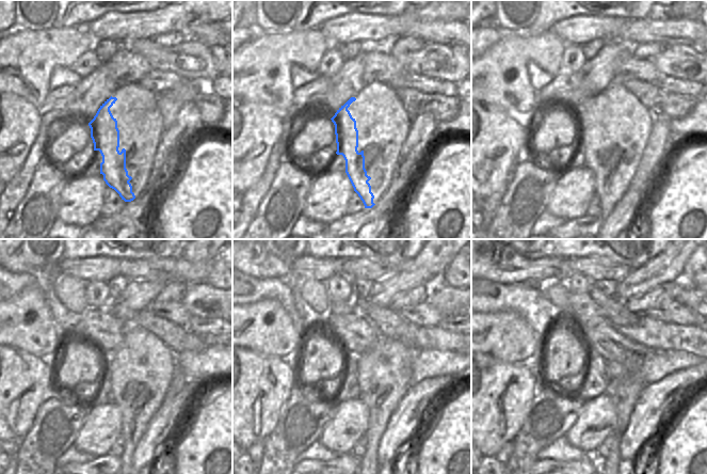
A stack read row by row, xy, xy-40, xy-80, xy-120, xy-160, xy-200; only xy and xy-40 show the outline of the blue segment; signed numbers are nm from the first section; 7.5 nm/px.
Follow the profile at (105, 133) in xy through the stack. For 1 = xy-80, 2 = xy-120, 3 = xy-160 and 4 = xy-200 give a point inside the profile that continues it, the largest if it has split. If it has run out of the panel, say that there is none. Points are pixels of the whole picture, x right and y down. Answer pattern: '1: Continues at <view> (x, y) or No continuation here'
1: Continues at xy-80 (587, 132)
2: Continues at xy-120 (110, 370)
3: Continues at xy-160 (370, 456)
4: Continues at xy-200 (614, 456).

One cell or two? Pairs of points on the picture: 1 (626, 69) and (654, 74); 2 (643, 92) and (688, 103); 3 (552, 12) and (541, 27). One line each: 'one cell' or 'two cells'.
1: one cell
2: one cell
3: one cell

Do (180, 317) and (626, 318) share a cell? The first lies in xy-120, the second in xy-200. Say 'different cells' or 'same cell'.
different cells

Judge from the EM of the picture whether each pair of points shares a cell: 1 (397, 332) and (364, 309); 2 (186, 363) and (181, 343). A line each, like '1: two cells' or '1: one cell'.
1: one cell
2: two cells

